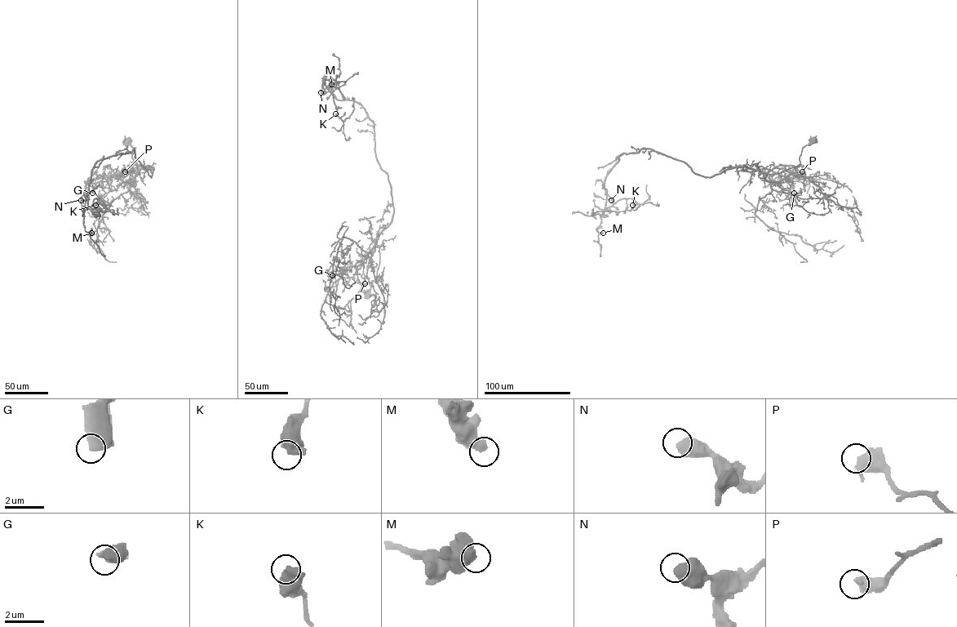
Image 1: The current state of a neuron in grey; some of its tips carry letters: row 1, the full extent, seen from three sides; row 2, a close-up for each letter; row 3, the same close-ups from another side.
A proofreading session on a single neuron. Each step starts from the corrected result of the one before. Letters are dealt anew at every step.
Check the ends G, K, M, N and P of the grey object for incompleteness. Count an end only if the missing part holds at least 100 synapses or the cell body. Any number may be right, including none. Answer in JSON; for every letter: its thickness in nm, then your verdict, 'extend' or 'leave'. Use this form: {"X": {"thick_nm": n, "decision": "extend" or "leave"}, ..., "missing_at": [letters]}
{"G": {"thick_nm": 650, "decision": "extend"}, "K": {"thick_nm": 600, "decision": "leave"}, "M": {"thick_nm": 600, "decision": "leave"}, "N": {"thick_nm": 650, "decision": "leave"}, "P": {"thick_nm": 600, "decision": "leave"}, "missing_at": ["G"]}

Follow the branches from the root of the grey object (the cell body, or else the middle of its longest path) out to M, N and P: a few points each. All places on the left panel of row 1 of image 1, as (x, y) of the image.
M: (129, 140), (135, 174), (150, 166), (152, 176), (134, 148), (98, 161), (83, 223), (91, 233)
N: (129, 140), (135, 174), (150, 166), (151, 176), (134, 148), (102, 158), (92, 171), (89, 199), (81, 200)
P: (129, 140), (132, 158), (139, 174), (131, 168), (128, 169), (127, 175), (125, 171)

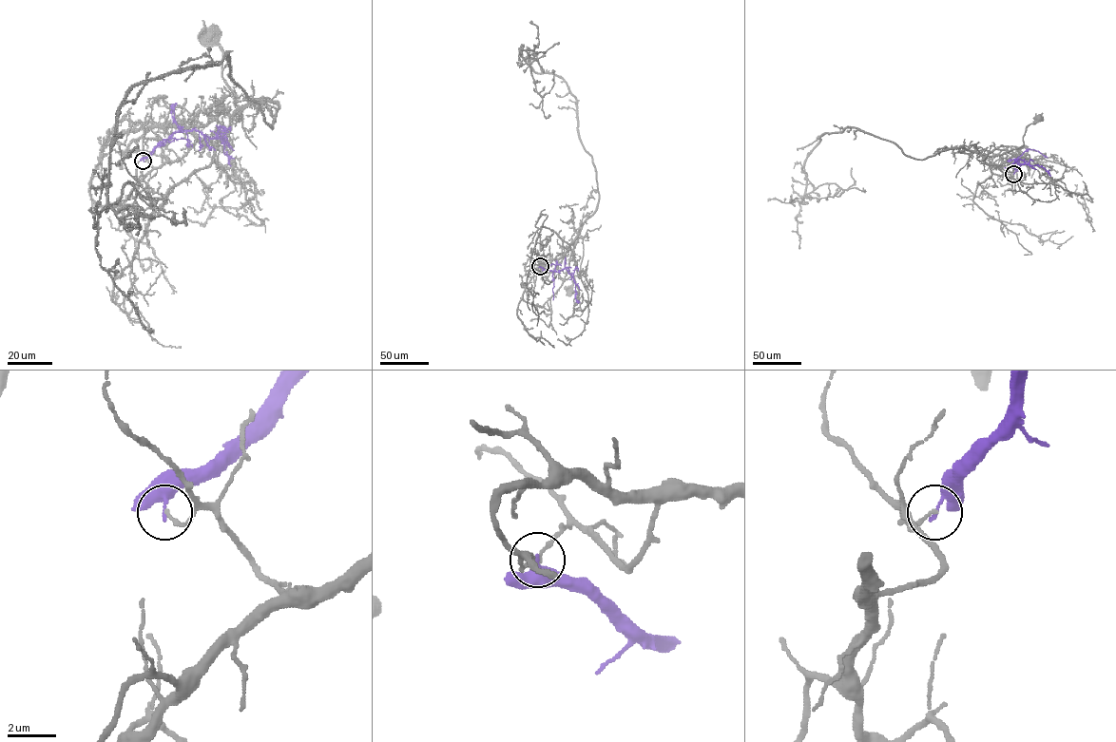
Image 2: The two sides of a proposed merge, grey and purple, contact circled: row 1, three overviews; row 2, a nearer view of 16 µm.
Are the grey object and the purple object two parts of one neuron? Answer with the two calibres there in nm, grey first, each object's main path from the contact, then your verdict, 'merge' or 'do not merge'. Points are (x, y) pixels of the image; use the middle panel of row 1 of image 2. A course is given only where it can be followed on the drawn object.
140/190 nm | grey via (540, 266), (549, 263), (564, 253), (577, 237), (582, 237), (580, 275), (574, 275), (570, 291) | purple via (540, 266), (554, 272), (565, 268), (574, 280), (578, 303) | do not merge

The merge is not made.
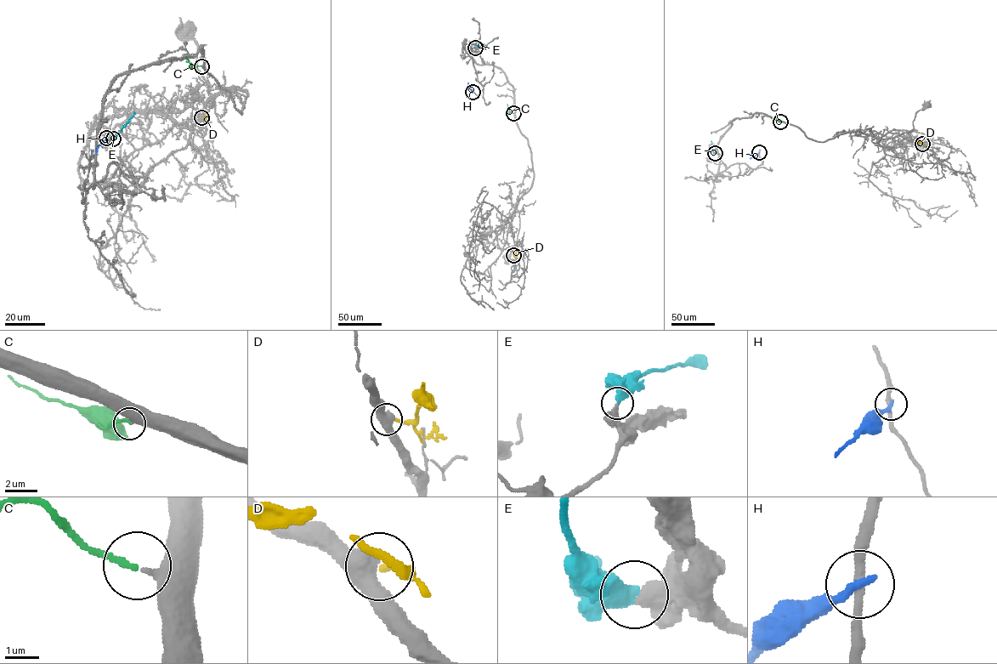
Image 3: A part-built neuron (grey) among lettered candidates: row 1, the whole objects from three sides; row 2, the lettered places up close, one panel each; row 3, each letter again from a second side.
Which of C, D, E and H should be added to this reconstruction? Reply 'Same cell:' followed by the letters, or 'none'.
Same cell: C, E

